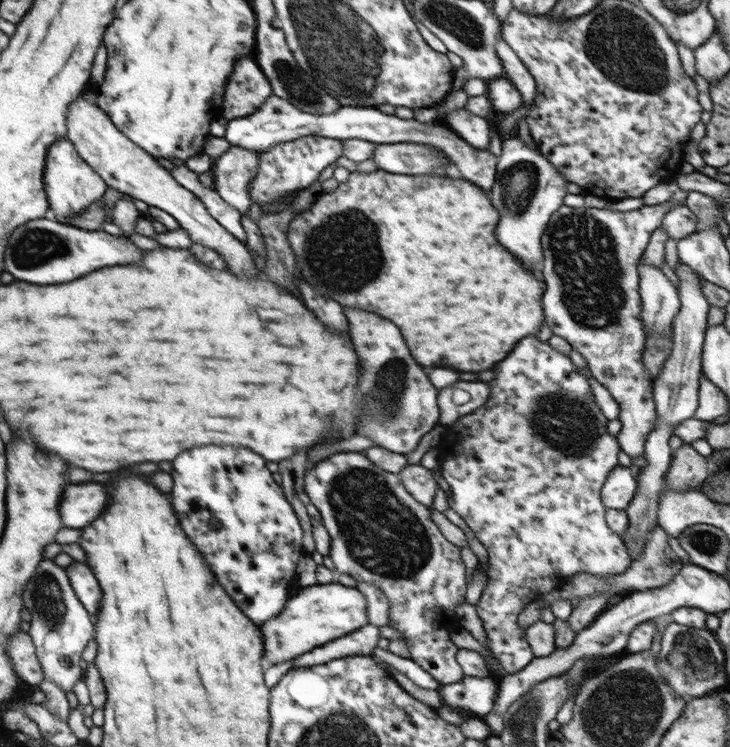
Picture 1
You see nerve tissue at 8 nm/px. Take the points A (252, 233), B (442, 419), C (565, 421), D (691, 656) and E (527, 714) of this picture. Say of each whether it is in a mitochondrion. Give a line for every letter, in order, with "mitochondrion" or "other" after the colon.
A: other
B: other
C: mitochondrion
D: mitochondrion
E: mitochondrion

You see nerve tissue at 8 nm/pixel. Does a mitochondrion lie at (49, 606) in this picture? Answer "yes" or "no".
yes

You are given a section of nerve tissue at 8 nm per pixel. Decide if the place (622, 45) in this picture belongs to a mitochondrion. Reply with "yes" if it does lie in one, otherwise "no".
yes

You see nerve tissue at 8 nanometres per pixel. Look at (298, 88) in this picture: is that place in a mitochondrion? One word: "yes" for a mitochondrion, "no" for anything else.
yes

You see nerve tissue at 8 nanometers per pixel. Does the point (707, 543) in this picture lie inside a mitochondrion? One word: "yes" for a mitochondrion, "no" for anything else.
yes

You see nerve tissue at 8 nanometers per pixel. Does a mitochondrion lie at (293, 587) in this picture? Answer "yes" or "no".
no

